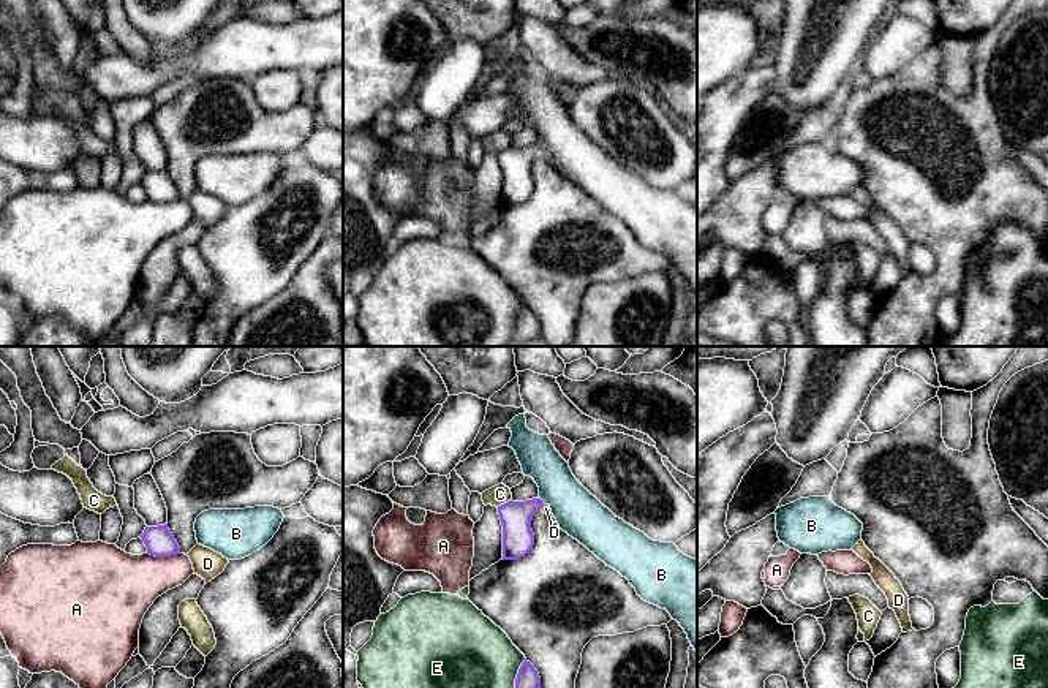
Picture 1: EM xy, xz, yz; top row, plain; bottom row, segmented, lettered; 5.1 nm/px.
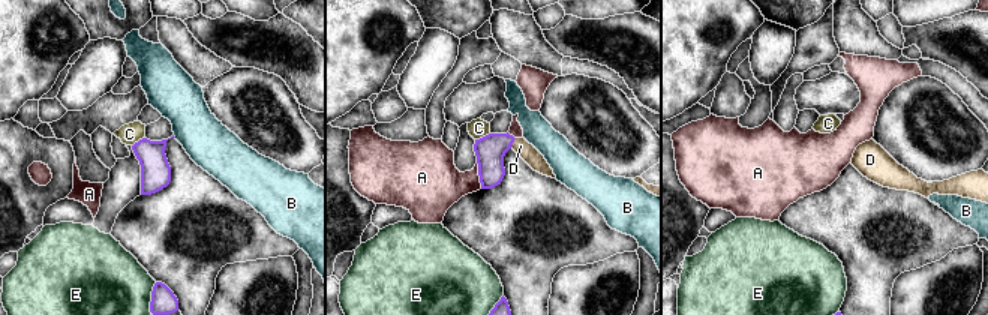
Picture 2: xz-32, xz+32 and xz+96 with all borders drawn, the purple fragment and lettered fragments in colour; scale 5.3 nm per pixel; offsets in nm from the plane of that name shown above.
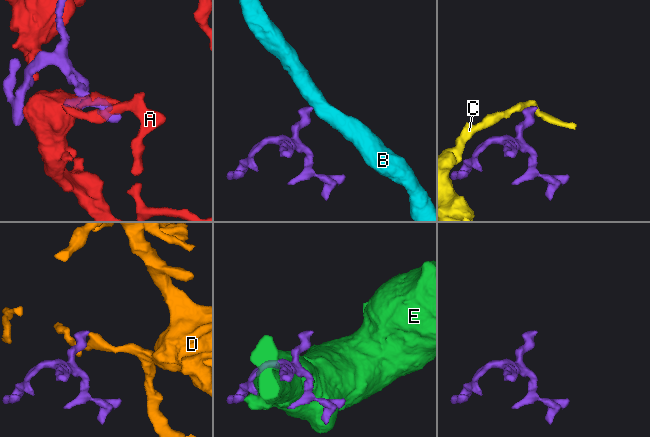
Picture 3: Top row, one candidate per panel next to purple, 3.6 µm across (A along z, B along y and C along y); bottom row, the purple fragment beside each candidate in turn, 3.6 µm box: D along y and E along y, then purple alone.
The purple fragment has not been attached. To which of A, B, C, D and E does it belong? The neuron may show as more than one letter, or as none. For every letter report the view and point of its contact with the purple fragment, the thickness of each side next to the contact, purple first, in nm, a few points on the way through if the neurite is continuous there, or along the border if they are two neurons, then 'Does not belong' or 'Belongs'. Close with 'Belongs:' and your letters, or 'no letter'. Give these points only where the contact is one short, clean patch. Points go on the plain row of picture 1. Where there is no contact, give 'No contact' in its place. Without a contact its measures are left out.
A: Touches purple at xy (163, 201). Thickness 140 nm (purple) against 320 nm. Does not belong
B: Touches purple at xz (541, 146). Thickness 160 nm (purple) against 240 nm. Boundary: xz (539, 143), (544, 149). Does not belong
C: Touches purple at xz (505, 149). Thickness 160 nm (purple) against 100 nm. Boundary: xz (511, 146), (497, 152). Does not belong
D: Touches purple at xz (541, 152). Thickness 160 nm (purple) against 50 nm. Path across: xz (516, 163), (531, 152), (541, 152), (546, 154). Belongs
E: Touches purple at xz (517, 321). Thickness 120 nm (purple) against 480 nm. Does not belong
Belongs: D

